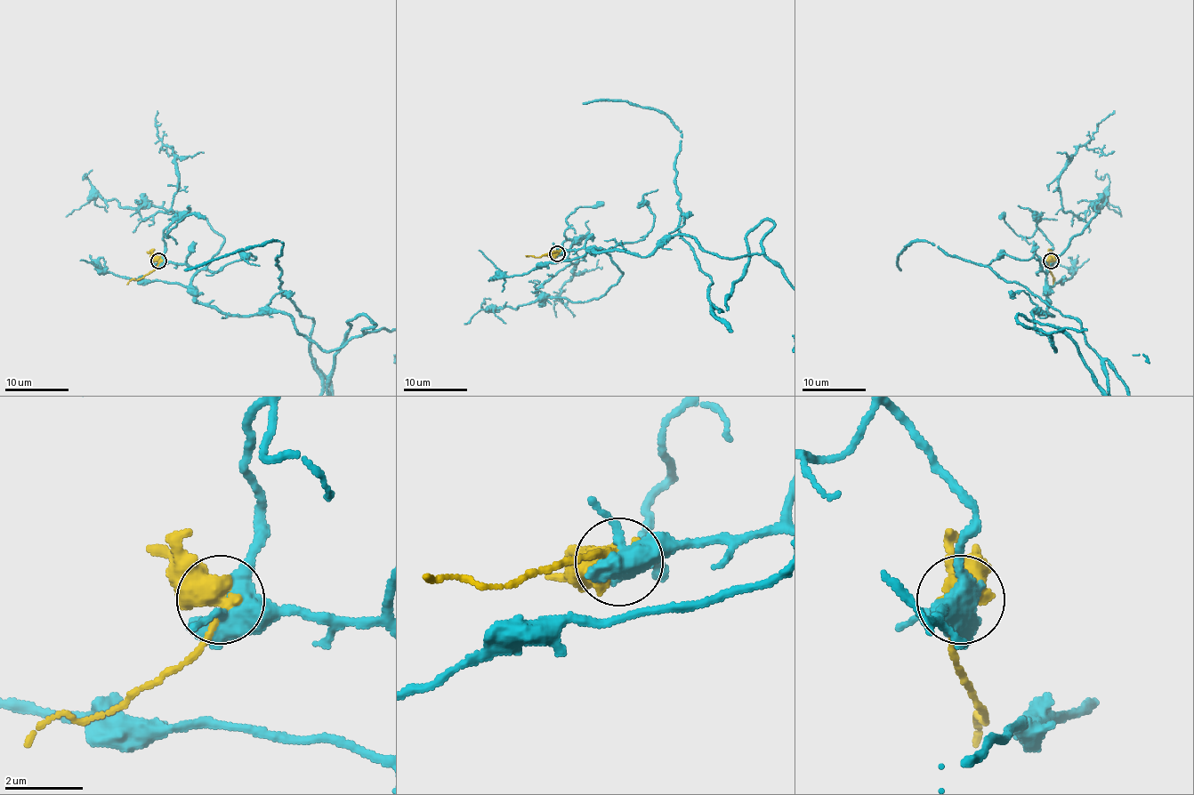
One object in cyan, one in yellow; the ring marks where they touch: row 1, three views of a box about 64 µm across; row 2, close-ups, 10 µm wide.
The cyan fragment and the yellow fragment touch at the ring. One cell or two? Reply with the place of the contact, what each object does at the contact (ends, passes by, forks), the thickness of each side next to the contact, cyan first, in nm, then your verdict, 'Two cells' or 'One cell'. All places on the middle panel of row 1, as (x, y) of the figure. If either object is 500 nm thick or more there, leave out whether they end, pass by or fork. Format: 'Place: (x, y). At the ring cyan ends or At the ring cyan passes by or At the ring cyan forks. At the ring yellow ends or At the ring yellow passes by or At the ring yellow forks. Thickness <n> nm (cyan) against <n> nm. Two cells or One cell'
Place: (557, 253). Thickness 500 nm (cyan) against 600 nm. Two cells

